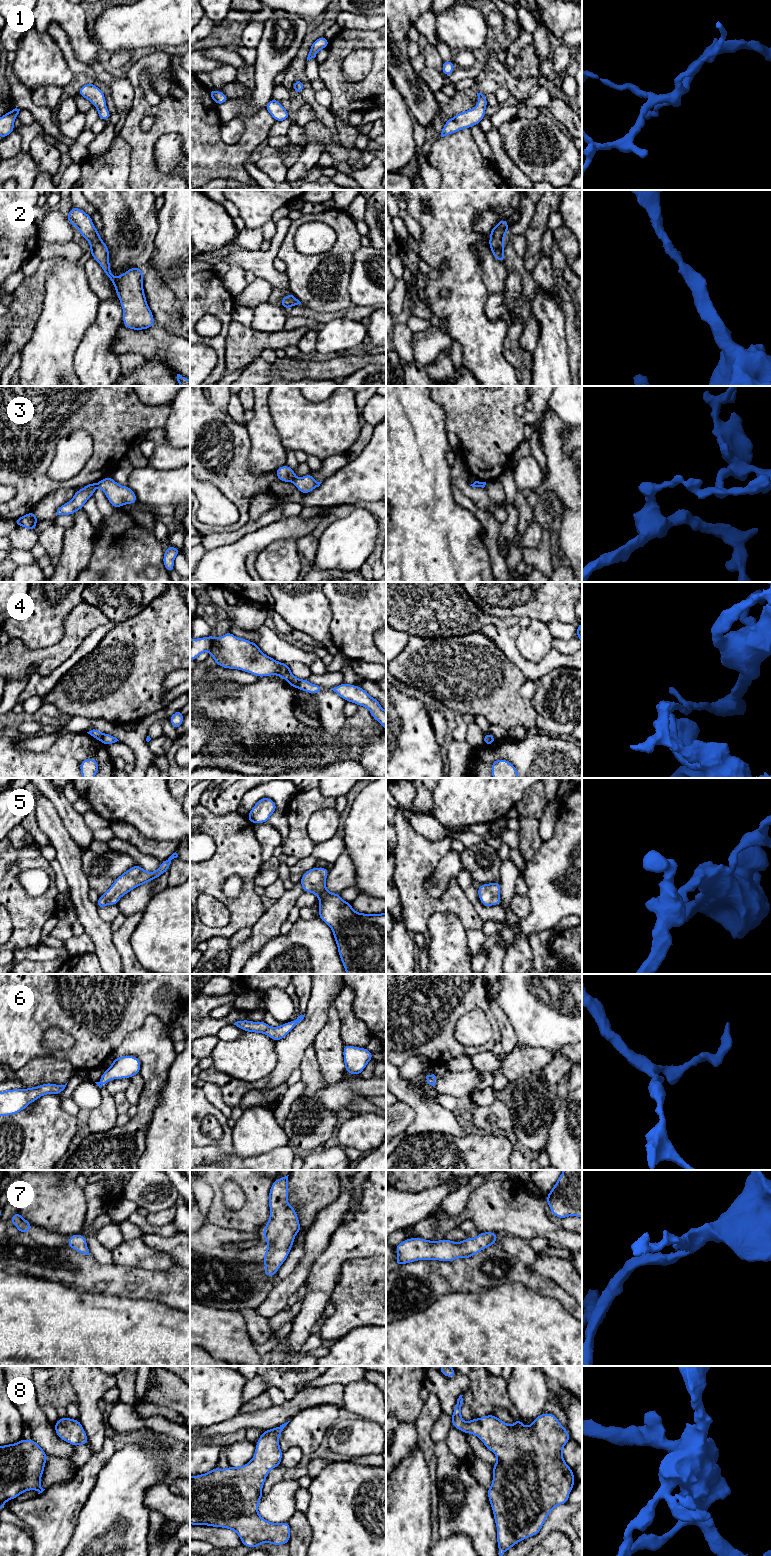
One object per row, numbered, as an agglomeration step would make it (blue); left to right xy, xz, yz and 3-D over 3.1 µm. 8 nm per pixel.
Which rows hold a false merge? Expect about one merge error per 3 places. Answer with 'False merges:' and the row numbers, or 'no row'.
False merges: 3, 4

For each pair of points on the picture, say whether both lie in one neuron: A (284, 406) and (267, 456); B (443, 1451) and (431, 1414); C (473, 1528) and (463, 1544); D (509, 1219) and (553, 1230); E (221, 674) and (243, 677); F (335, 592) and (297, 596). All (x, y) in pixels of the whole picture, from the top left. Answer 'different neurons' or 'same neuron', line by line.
A: different neurons
B: different neurons
C: different neurons
D: same neuron
E: same neuron
F: different neurons

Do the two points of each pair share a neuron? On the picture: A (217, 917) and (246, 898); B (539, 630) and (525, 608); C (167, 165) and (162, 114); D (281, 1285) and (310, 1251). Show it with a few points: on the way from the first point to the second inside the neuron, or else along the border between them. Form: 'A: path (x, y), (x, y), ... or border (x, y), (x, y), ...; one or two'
A: border (209, 895), (230, 912), (230, 921), (222, 928); two
B: border (531, 619), (537, 619), (546, 623); two
C: border (177, 133), (165, 133), (158, 139), (155, 157); two
D: path (291, 1281), (303, 1269), (307, 1261); one

